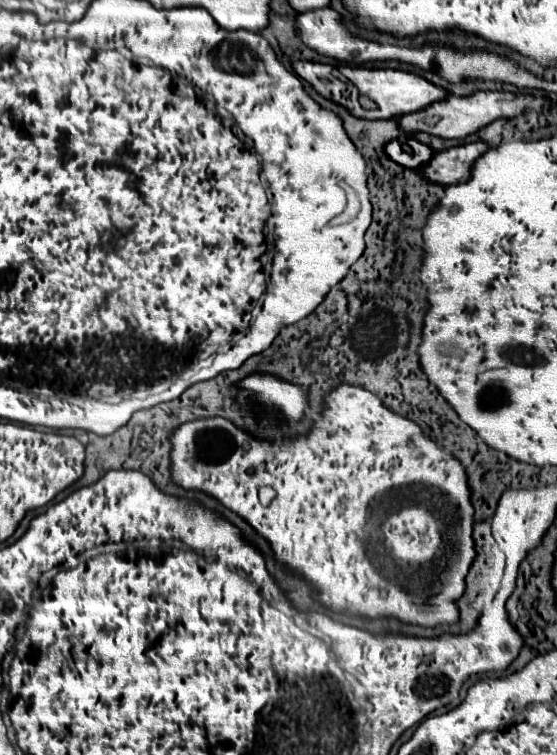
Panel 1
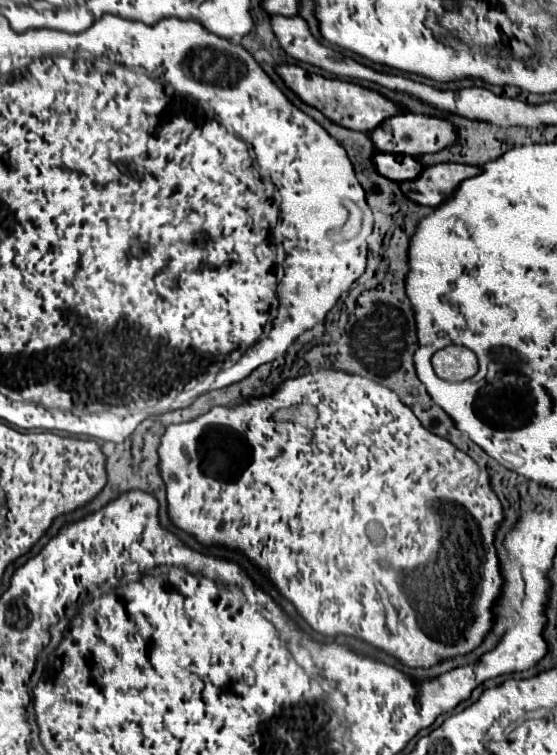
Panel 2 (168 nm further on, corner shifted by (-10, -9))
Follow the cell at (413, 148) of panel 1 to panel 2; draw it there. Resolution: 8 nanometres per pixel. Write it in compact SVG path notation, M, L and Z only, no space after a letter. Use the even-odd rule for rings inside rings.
M376 152L372 156L372 162L376 166L376 172L392 182L414 180L414 176L422 172L420 164L416 164L416 158L412 156L388 156L384 152Z

